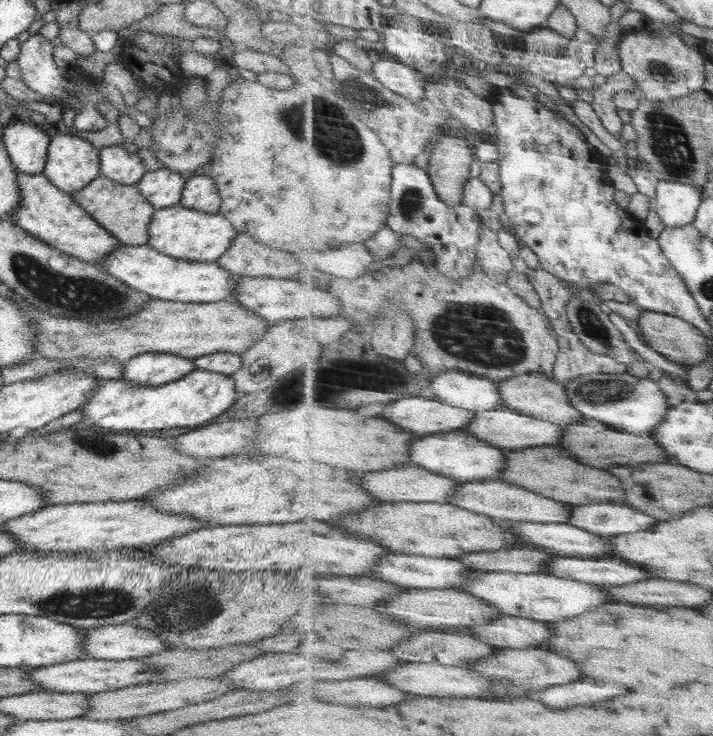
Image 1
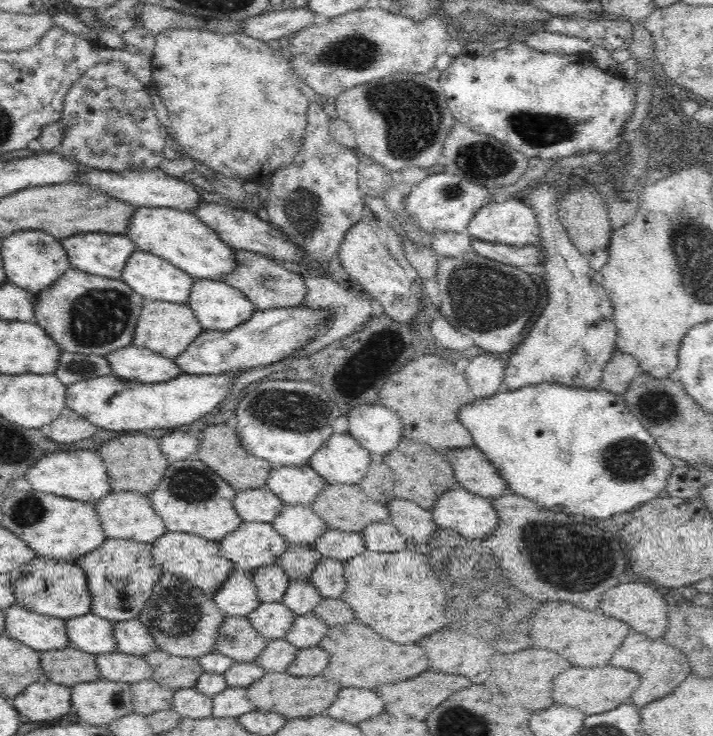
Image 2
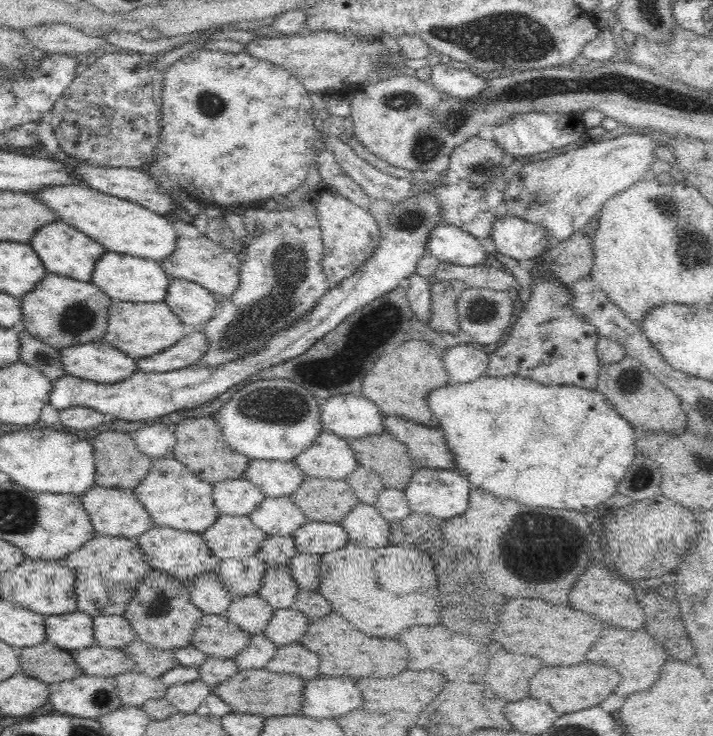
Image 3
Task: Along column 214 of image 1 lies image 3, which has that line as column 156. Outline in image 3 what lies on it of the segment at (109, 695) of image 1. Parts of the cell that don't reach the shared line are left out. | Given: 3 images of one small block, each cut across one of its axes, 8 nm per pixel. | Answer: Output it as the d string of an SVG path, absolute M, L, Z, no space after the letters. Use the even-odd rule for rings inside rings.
M133 670L113 677L122 705L141 707L147 700L159 699L167 693L168 686L160 678L153 679Z

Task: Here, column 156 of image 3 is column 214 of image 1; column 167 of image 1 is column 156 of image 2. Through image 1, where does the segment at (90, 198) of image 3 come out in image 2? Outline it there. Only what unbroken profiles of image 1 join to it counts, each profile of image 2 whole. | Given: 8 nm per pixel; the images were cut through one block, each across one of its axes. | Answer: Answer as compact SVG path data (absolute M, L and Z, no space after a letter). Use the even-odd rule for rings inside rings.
M138 207L124 235L134 243L136 250L161 256L193 278L217 280L234 270L235 248L222 241L218 233L190 211Z

